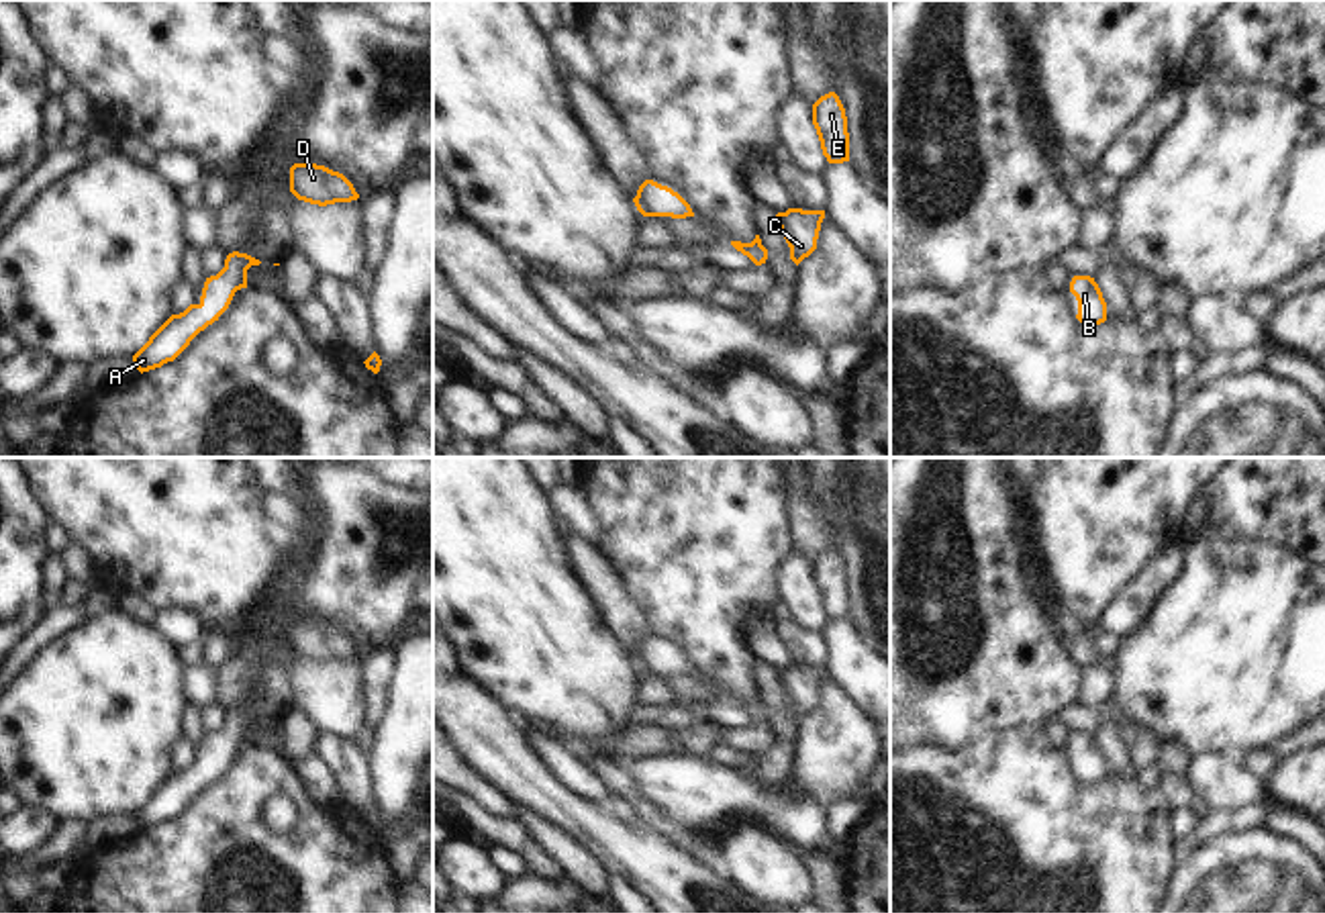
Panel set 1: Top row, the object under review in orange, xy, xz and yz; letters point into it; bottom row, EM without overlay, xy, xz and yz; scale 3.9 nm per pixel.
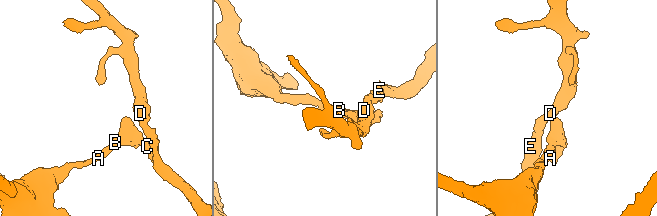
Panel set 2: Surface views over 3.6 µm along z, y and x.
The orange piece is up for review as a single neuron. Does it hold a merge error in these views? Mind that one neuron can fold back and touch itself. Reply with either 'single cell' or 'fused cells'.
single cell

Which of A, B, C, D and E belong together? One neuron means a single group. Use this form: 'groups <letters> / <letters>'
groups A B C D E

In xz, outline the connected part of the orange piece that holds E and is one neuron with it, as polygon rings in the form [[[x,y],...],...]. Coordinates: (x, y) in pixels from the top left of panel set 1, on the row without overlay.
[[[835,549],[821,554],[813,562],[813,582],[817,586],[823,613],[829,621],[849,619],[849,590],[845,566]]]

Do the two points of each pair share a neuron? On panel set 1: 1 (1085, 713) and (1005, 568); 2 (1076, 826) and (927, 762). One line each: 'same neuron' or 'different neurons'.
1: different neurons
2: same neuron

